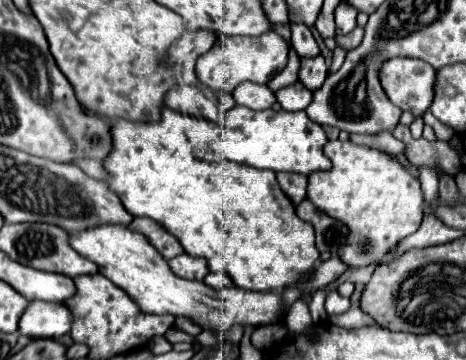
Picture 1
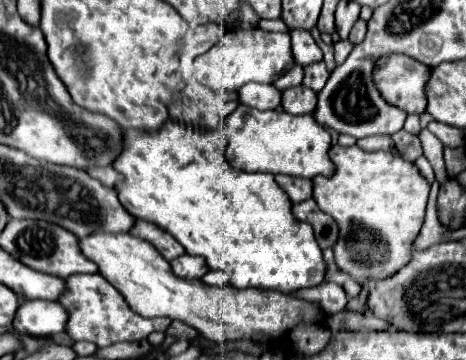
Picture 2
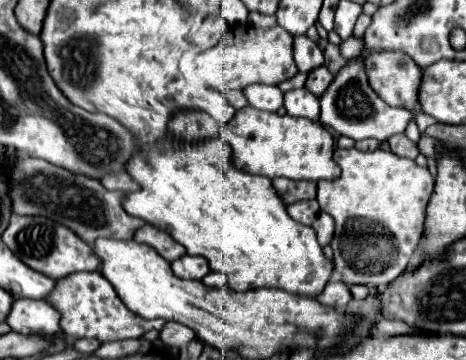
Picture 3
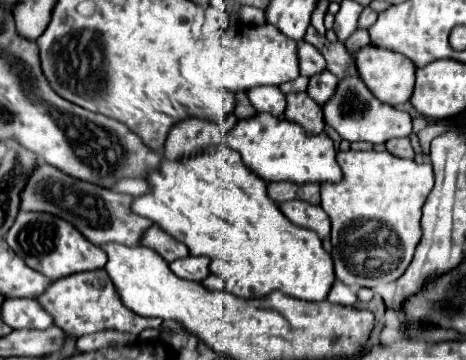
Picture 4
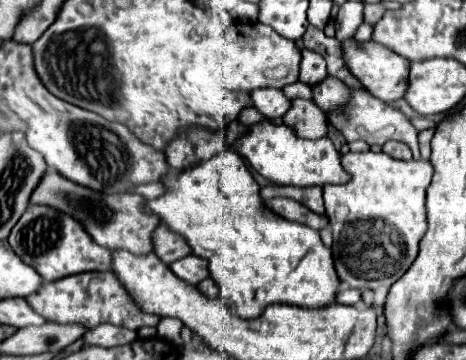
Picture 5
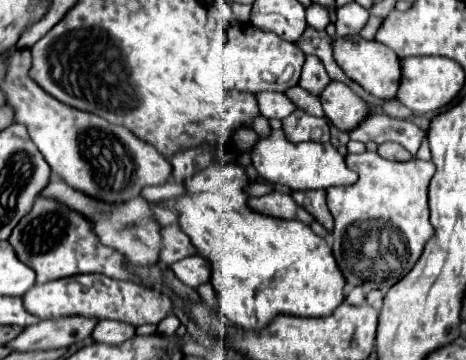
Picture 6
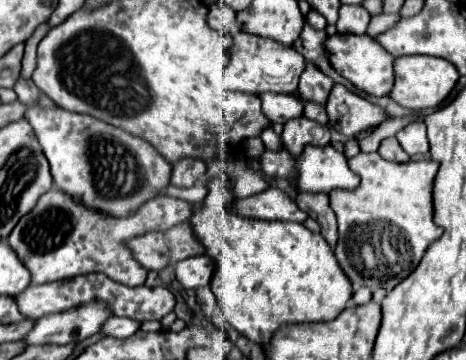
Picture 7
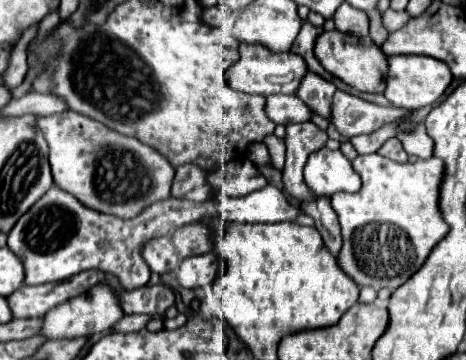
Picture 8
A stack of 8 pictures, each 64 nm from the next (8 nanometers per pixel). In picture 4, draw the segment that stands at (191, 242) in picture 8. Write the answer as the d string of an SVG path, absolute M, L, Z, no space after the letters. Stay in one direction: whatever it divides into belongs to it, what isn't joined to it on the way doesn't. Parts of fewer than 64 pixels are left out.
M152 224L144 234L142 234L142 244L156 250L166 262L174 262L178 258L184 258L188 256L188 248L174 240L168 232L164 232L160 226Z

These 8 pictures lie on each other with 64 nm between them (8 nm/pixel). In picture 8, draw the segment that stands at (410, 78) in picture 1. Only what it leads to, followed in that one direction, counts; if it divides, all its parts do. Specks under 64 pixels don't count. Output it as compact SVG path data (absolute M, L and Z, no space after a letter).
M338 30L324 32L322 36L318 36L314 52L328 72L332 72L334 76L344 80L348 86L356 88L358 92L374 92L374 94L384 92L384 76L388 74L388 62L386 62L388 58L382 52L382 48L376 48L376 44L372 44L370 36L364 36L364 38L348 36Z

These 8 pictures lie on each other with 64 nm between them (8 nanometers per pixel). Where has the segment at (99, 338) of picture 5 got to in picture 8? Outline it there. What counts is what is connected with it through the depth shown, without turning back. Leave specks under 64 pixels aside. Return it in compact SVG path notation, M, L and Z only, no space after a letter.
M132 314L132 316L124 316L120 318L112 330L114 332L120 332L120 334L130 334L130 332L138 332L146 326L146 322L150 320L150 316L140 316L140 314Z

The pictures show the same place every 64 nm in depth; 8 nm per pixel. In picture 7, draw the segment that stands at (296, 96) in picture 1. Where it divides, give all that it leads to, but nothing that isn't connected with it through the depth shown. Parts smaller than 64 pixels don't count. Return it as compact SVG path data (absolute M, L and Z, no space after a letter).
M300 116L284 124L282 142L292 154L300 154L306 144L314 144L314 146L330 144L330 128L320 122L308 120L306 116Z

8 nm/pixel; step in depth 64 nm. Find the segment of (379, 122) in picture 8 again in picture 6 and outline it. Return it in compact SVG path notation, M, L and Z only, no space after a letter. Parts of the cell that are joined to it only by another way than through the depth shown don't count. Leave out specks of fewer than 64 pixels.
M332 80L320 94L320 102L326 118L340 130L352 130L366 114L366 102L356 96L346 84Z

